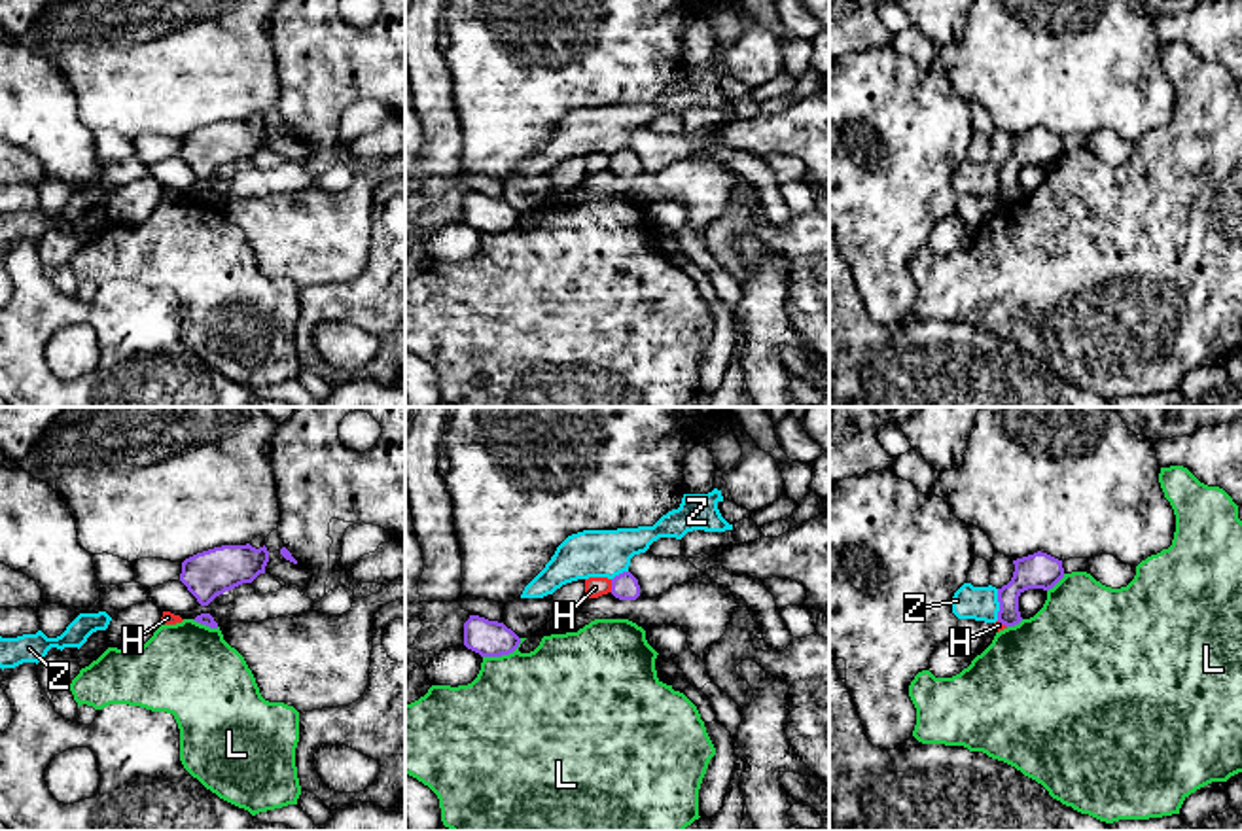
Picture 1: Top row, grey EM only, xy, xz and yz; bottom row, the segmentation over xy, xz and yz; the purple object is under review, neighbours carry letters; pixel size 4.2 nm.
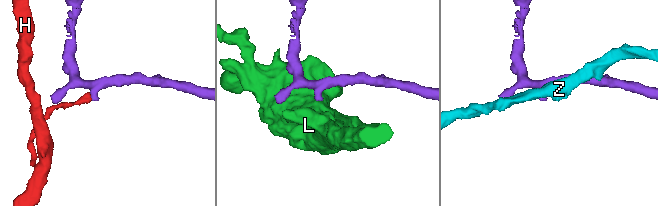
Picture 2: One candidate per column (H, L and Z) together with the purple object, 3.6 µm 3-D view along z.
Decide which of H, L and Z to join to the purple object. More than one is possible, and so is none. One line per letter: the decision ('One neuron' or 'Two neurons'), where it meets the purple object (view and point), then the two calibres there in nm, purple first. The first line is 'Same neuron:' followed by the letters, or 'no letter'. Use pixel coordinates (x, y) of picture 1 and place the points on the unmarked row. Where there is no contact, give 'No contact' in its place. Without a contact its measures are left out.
Same neuron: no letter
H: Two neurons. Touches purple at xz (612, 161). Thickness 110 nm (purple) against 90 nm
L: Two neurons. Touches purple at xz (504, 229). Thickness 160 nm (purple) against 480 nm
Z: Two neurons. Touches purple at yz (1000, 180). Thickness 160 nm (purple) against 140 nm

